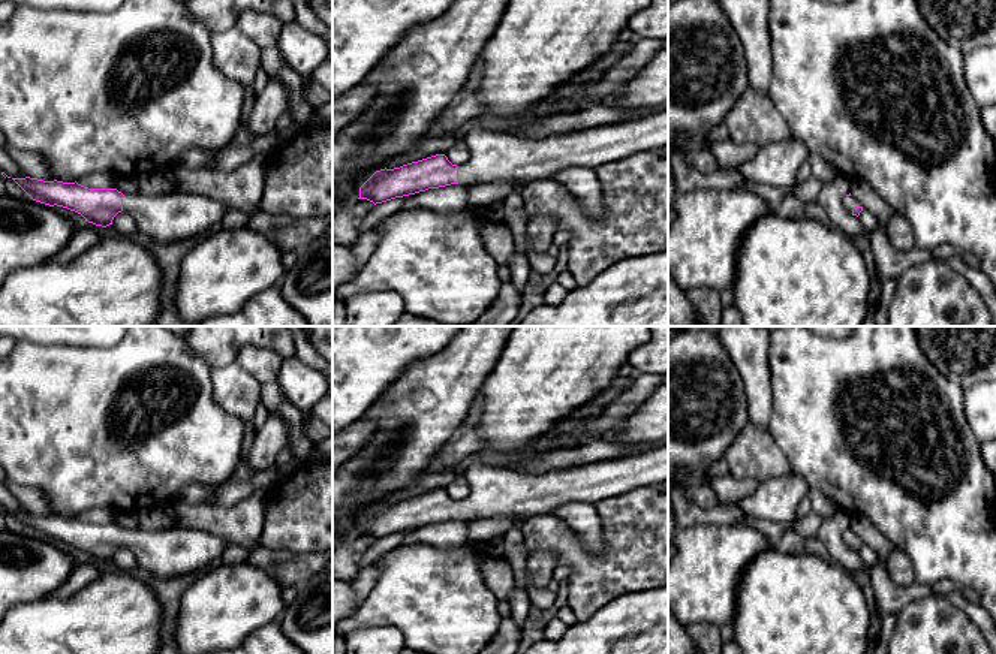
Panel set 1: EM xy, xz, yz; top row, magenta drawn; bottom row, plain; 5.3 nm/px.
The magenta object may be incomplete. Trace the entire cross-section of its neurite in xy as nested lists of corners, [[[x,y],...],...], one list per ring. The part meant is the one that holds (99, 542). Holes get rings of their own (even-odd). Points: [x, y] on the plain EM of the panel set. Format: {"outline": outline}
{"outline": [[[12,513],[33,536],[63,542],[81,549],[85,557],[106,563],[112,560],[114,552],[126,546],[138,563],[139,570],[153,573],[157,578],[175,578],[199,570],[220,561],[225,548],[229,545],[223,537],[201,528],[163,528],[163,530],[136,530],[124,531],[117,524],[88,524],[75,518],[43,516],[37,513]]]}

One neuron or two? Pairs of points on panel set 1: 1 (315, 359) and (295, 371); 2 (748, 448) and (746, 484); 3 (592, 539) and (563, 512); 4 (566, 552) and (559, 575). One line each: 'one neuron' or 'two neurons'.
1: two neurons
2: two neurons
3: one neuron
4: two neurons

